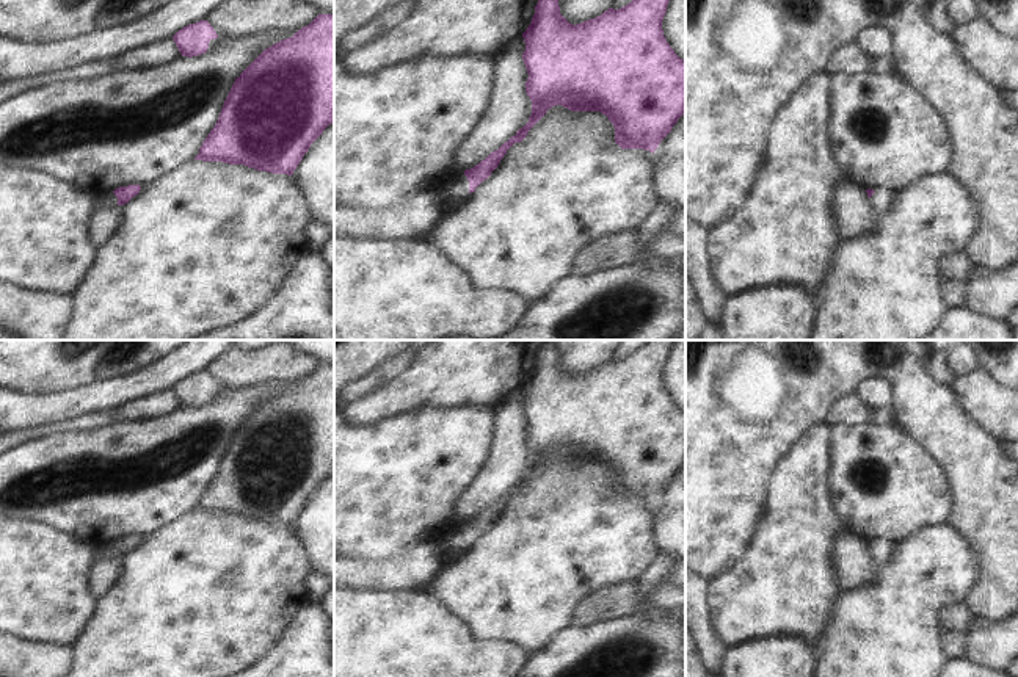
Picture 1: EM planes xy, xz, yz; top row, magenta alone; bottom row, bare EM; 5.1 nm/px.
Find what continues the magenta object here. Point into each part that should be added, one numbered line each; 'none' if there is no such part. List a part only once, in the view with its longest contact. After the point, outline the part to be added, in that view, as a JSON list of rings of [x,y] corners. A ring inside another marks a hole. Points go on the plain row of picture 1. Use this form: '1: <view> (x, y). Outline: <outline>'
1: xz (460, 541). Outline: [[[463,525],[461,528],[456,530],[455,536],[452,538],[452,547],[455,550],[466,548],[469,545],[469,531]]]

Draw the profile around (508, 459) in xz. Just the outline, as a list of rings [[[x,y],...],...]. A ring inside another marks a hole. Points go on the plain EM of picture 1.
[[[521,387],[494,407],[491,448],[450,517],[461,522],[474,519],[529,473],[532,451],[525,443],[529,425],[522,411],[524,401],[525,393]]]

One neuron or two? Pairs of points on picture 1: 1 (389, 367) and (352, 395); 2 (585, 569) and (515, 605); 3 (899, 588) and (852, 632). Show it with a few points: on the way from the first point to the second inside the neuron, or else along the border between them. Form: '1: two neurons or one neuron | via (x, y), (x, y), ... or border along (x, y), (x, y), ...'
1: one neuron | via (380, 375), (361, 386)
2: one neuron | via (568, 574), (546, 574), (532, 588)
3: one neuron | via (888, 599), (863, 624)

